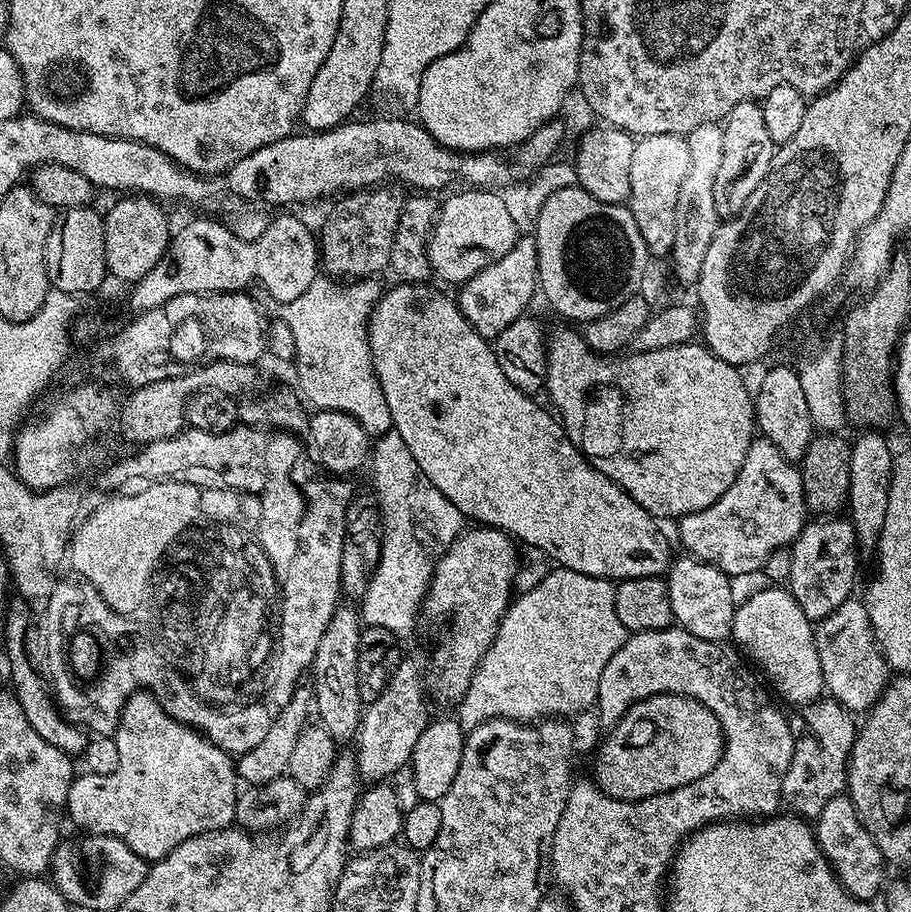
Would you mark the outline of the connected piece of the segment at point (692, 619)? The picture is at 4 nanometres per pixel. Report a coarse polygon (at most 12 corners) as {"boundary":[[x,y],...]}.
{"boundary":[[680,554],[666,573],[673,621],[732,635],[738,599],[718,566]]}

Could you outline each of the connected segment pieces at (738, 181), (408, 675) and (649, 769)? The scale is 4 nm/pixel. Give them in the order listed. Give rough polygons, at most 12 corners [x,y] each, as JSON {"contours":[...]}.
{"contours":[[[760,104],[724,117],[714,178],[721,221],[766,178],[777,145]],[[419,662],[363,709],[356,775],[387,781],[430,722]],[[651,696],[611,725],[594,783],[619,800],[706,778],[724,727],[702,702]]]}

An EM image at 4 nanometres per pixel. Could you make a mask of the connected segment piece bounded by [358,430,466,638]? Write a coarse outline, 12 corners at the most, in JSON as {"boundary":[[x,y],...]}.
{"boundary":[[395,430],[371,468],[384,522],[358,611],[405,638],[466,517]]}

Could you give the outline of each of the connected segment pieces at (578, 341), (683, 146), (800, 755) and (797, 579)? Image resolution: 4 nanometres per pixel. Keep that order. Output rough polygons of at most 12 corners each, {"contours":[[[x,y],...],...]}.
{"contours":[[[547,341],[564,433],[651,516],[730,490],[758,432],[700,342]],[[685,137],[636,140],[626,207],[649,257],[672,255]],[[821,698],[791,717],[782,800],[822,814],[848,782],[858,724]],[[812,518],[792,541],[787,589],[819,622],[853,595],[851,519]]]}

